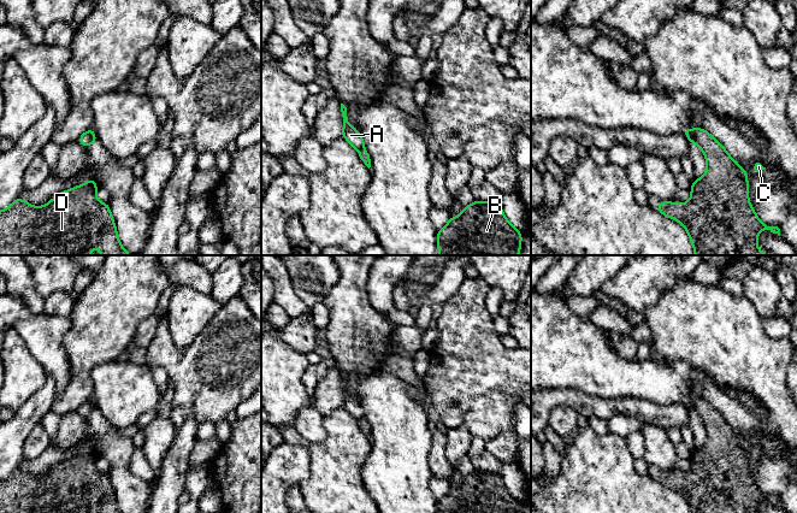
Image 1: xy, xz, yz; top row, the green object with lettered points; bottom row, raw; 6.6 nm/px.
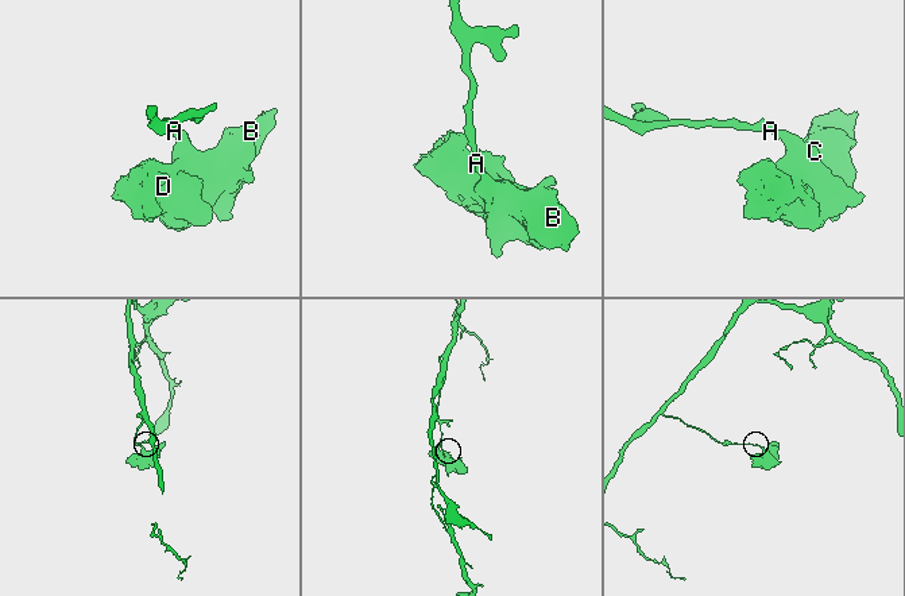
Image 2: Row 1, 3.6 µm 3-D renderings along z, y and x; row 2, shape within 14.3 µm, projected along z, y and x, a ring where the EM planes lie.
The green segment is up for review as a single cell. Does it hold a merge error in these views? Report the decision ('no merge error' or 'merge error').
merge error

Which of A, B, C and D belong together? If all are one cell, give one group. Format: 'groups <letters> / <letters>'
groups A / B C D

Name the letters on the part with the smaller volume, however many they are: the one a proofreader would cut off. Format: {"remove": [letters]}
{"remove": ["B", "C", "D"]}

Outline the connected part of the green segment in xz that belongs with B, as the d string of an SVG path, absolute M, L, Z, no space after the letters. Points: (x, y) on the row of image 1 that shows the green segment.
M477 200L437 231L437 247L439 255L518 255L521 238L498 204Z

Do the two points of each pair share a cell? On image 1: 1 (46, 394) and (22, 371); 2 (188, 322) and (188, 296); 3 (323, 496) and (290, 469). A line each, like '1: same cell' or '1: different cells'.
1: different cells
2: same cell
3: different cells

